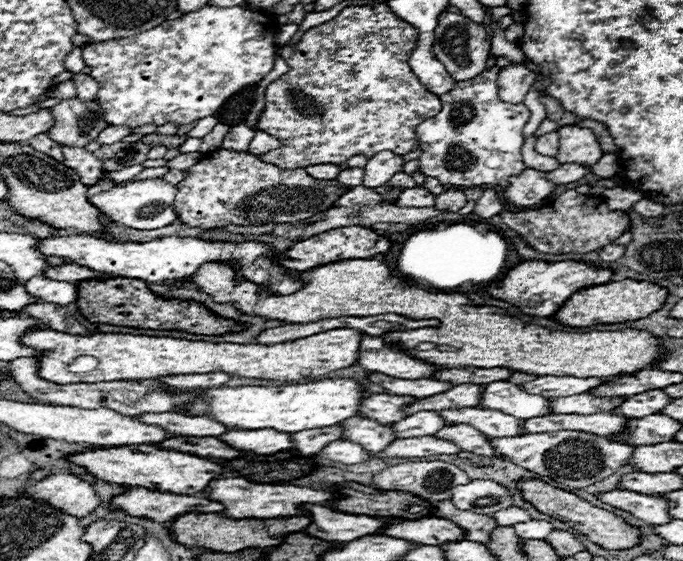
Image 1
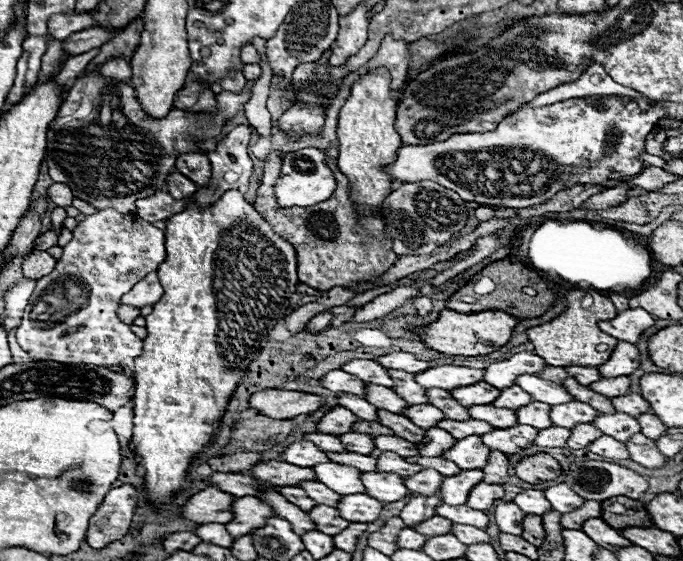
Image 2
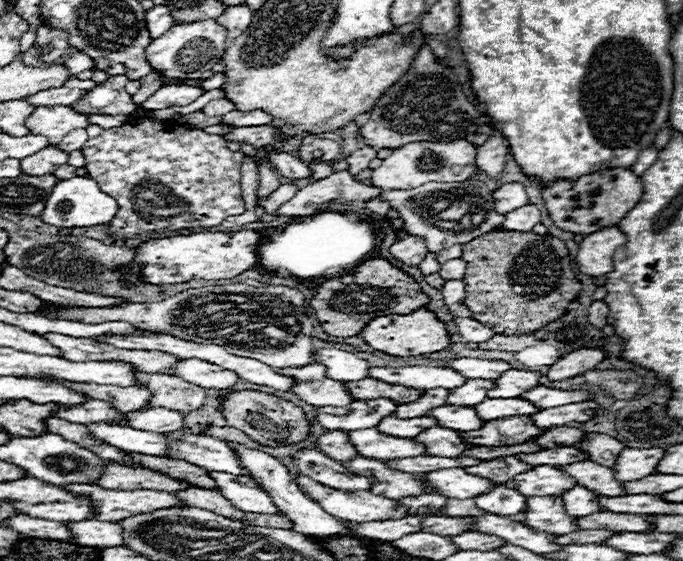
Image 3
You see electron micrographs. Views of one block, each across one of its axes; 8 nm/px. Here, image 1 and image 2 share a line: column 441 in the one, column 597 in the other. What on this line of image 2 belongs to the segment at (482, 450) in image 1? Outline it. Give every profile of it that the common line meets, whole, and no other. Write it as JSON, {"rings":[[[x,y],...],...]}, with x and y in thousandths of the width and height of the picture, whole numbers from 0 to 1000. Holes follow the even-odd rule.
{"rings":[[[846,756],[837,763],[837,774],[835,774],[829,795],[840,799],[840,802],[852,802],[852,799],[864,795],[878,777],[881,777],[881,770],[873,766],[867,756]]]}

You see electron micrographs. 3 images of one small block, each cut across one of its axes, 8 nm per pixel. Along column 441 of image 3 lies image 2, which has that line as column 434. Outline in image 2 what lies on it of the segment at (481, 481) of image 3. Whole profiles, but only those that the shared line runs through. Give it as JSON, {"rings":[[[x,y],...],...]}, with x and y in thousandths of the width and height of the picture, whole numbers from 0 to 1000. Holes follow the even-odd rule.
{"rings":[[[624,834],[600,852],[592,856],[592,866],[600,870],[600,877],[615,877],[615,881],[638,881],[644,873],[650,848],[633,834]]]}

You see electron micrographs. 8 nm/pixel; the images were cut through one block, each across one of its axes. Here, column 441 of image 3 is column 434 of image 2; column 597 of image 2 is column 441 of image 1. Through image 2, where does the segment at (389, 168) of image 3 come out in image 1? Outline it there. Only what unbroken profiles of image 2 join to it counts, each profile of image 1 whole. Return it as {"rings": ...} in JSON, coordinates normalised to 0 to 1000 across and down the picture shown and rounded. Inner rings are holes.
{"rings":[[[717,118],[691,143],[668,146],[665,160],[644,171],[647,196],[609,225],[618,267],[612,303],[621,314],[641,317],[650,332],[694,335],[714,328],[744,335],[744,317],[767,303],[764,228],[776,203],[766,184],[750,185],[729,175],[729,128],[729,118]]]}

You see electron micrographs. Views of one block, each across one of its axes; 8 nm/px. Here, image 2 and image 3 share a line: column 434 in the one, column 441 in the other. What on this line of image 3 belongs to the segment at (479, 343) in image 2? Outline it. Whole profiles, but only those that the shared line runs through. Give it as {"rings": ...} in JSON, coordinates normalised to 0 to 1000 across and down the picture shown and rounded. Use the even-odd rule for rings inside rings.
{"rings":[[[615,549],[603,560],[577,560],[577,563],[559,563],[548,567],[527,595],[548,624],[556,624],[571,635],[615,635],[615,631],[633,631],[644,627],[659,617],[659,595],[653,588],[653,578],[638,567],[635,556]]]}

